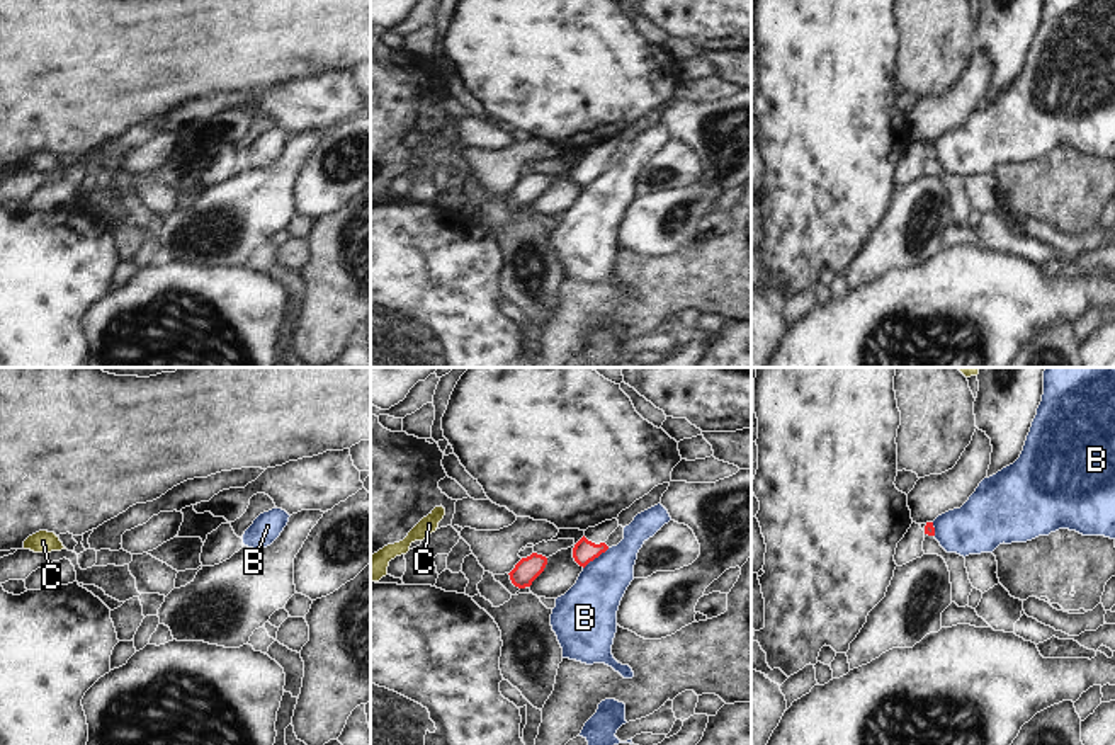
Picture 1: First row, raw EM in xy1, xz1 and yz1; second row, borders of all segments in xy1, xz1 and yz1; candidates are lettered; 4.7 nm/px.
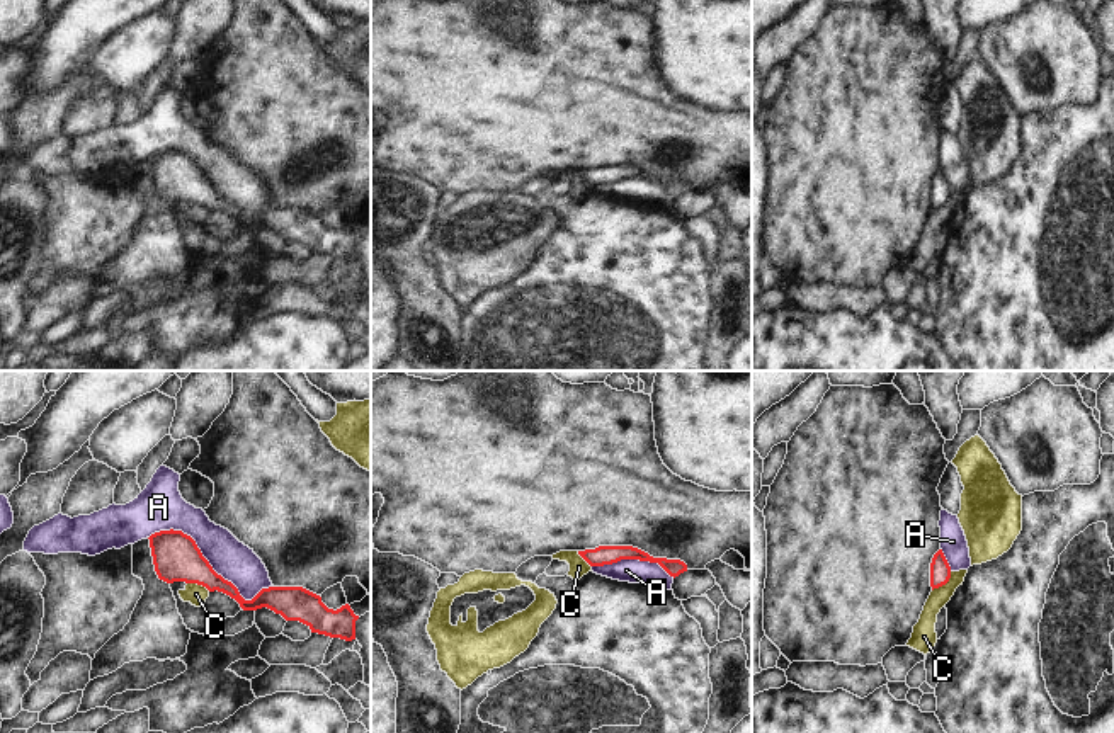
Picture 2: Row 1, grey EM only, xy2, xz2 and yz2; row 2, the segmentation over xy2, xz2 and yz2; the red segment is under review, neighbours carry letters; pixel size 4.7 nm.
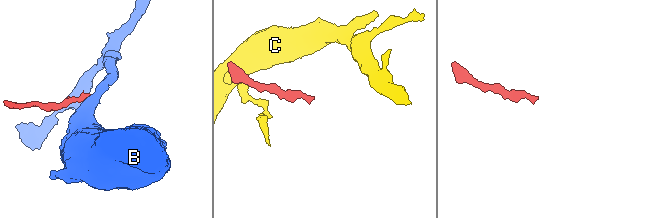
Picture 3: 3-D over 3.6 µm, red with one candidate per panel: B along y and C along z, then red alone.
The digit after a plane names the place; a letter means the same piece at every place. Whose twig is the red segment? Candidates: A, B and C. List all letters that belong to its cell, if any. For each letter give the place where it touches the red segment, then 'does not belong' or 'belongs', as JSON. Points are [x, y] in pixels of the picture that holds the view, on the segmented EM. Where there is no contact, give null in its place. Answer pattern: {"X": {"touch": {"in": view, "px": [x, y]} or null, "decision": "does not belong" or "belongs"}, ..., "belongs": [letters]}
{"A": {"touch": {"in": "xy2", "px": [208, 563]}, "decision": "does not belong"}, "B": {"touch": {"in": "xz1", "px": [595, 557]}, "decision": "does not belong"}, "C": {"touch": {"in": "yz2", "px": [944, 584]}, "decision": "does not belong"}, "belongs": []}

